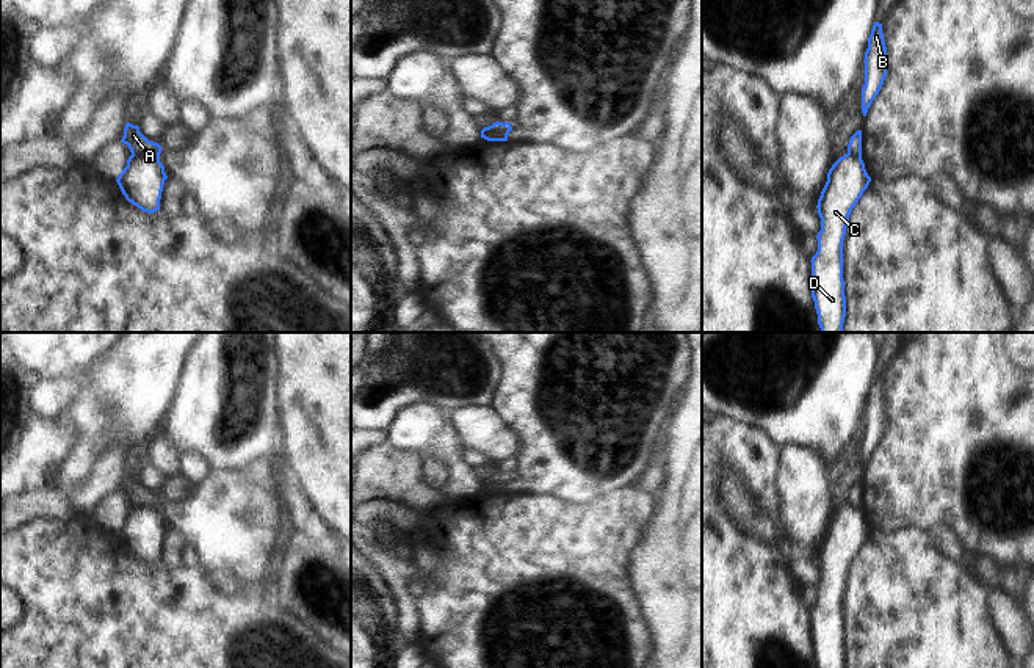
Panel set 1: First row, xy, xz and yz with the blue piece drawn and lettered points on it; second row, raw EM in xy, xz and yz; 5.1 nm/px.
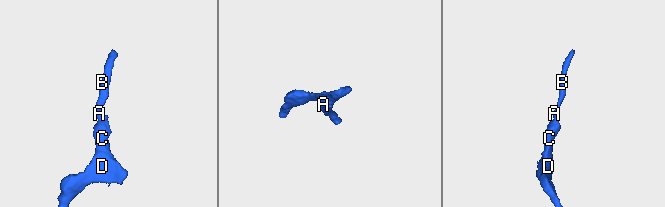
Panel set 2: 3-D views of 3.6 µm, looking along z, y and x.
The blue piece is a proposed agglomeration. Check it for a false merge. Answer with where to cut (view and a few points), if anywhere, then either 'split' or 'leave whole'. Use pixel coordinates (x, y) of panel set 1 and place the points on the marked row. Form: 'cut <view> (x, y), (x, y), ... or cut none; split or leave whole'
cut xz (511, 127), (492, 130), (483, 137); split

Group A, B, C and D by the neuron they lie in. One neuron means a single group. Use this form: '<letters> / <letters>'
A B / C D

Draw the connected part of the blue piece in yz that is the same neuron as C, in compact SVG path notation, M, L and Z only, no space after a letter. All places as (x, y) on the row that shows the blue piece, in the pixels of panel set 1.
M840 157L827 172L827 182L818 199L821 231L818 251L812 257L812 298L821 332L843 332L846 296L843 281L843 240L849 215L871 177L862 158Z

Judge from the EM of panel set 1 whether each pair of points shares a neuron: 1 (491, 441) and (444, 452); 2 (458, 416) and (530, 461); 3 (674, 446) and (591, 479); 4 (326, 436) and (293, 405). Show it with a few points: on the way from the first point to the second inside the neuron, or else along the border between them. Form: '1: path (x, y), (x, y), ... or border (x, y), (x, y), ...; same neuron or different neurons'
1: border (450, 413), (453, 430), (464, 447); different neurons
2: border (498, 419), (517, 436), (519, 450), (514, 457); different neurons
3: border (666, 419), (654, 460); different neurons
4: path (318, 428), (301, 411); same neuron

